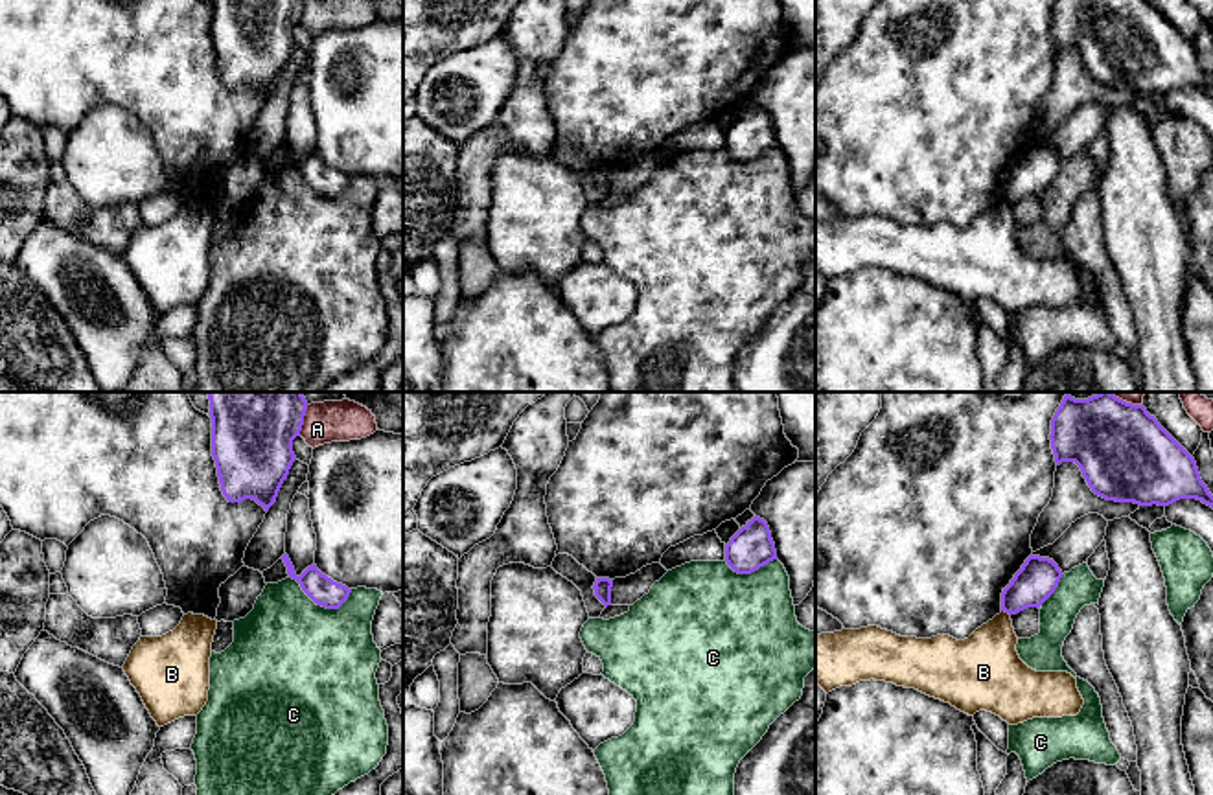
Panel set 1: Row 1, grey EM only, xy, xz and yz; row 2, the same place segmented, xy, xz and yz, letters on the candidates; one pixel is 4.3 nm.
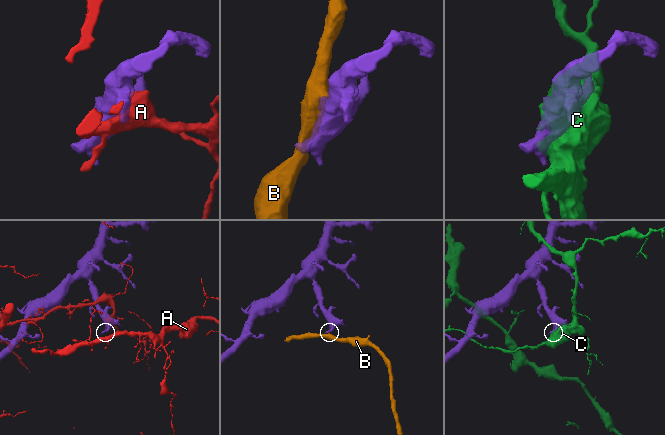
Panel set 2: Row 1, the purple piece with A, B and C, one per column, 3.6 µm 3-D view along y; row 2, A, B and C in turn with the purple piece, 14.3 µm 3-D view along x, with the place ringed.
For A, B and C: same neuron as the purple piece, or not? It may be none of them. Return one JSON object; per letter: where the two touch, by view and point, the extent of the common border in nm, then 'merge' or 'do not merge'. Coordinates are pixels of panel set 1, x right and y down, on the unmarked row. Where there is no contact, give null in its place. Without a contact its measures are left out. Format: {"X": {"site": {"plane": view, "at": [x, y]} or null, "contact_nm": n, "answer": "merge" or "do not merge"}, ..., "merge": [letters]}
{"A": {"site": {"plane": "xy", "at": [302, 11]}, "contact_nm": 110, "answer": "do not merge"}, "B": {"site": {"plane": "yz", "at": [1005, 199]}, "contact_nm": 50, "answer": "do not merge"}, "C": {"site": {"plane": "xy", "at": [321, 192]}, "contact_nm": 280, "answer": "do not merge"}, "merge": []}

